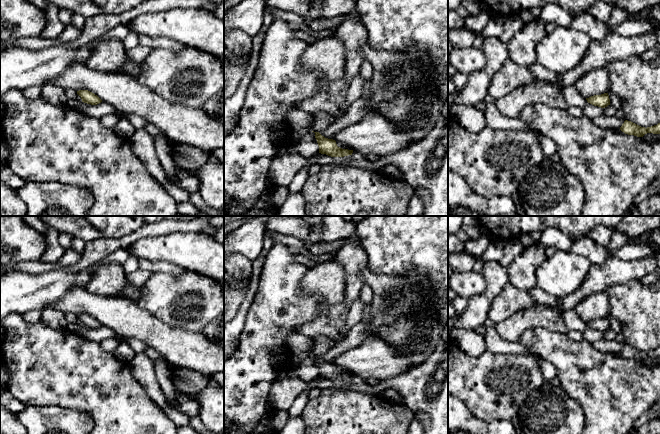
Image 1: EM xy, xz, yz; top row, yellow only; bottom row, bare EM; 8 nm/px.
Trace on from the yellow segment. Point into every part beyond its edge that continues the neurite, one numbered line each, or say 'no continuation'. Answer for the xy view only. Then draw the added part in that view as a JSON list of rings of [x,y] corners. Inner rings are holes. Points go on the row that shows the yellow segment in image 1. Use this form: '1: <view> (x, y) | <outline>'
no continuation

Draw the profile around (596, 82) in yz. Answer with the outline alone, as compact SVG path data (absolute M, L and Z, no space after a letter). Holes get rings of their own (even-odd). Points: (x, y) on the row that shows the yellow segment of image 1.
M600 68L588 72L575 82L575 87L580 94L589 98L610 92L610 76L606 68Z

